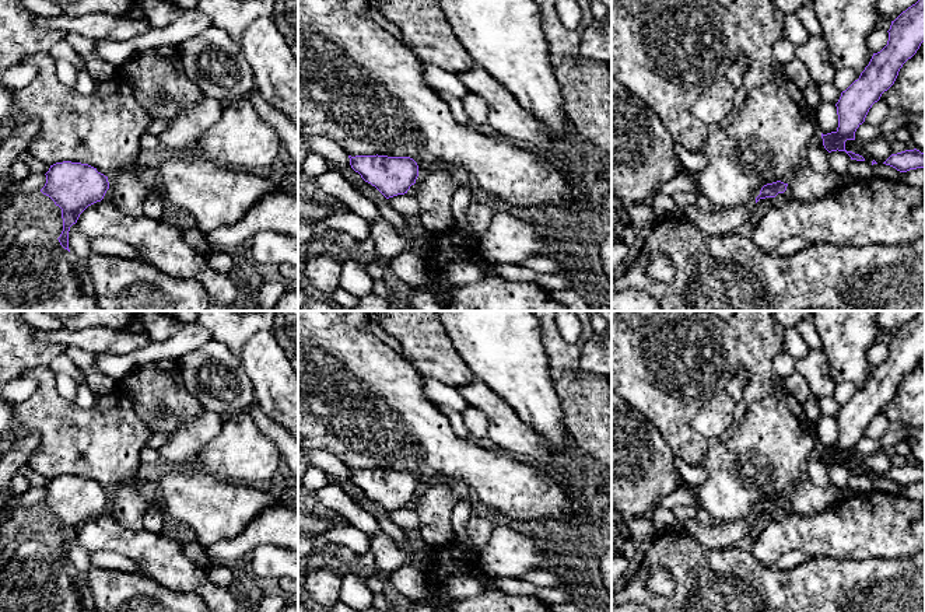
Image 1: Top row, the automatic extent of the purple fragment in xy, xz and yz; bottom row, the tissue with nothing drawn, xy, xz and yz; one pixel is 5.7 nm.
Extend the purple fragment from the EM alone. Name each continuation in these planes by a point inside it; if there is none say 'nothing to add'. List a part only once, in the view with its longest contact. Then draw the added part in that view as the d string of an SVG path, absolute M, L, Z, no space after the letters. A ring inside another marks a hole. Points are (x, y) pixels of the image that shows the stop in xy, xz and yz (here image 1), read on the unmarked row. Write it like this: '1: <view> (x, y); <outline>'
1: yz (725, 534); M756 513L747 520L714 525L702 525L695 520L676 521L676 529L687 531L708 548L728 546L735 545L750 531L754 518Z

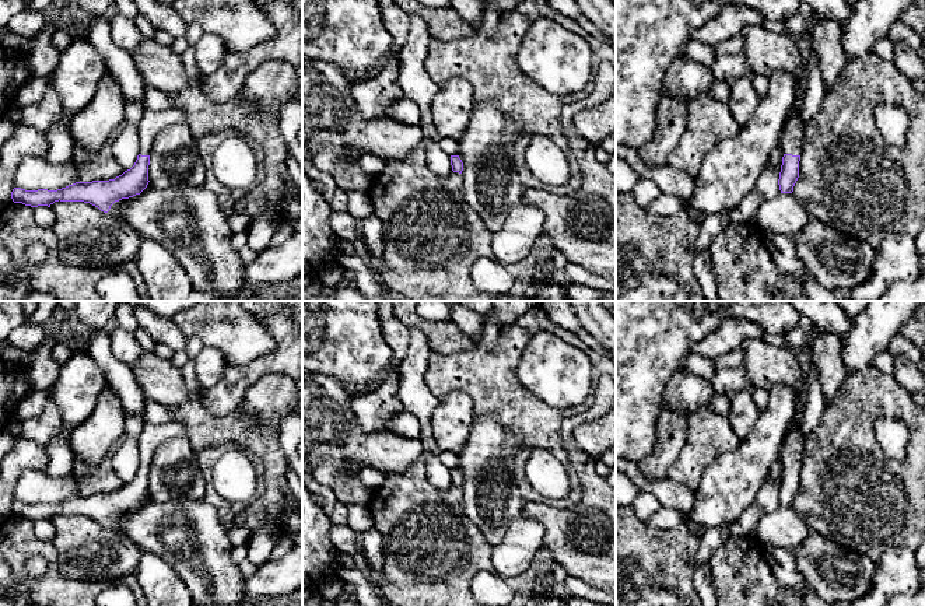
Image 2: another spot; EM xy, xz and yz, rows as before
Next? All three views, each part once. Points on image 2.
1: yz (792, 449); M798 428L784 437L781 445L784 467L800 469L805 456L805 441Z

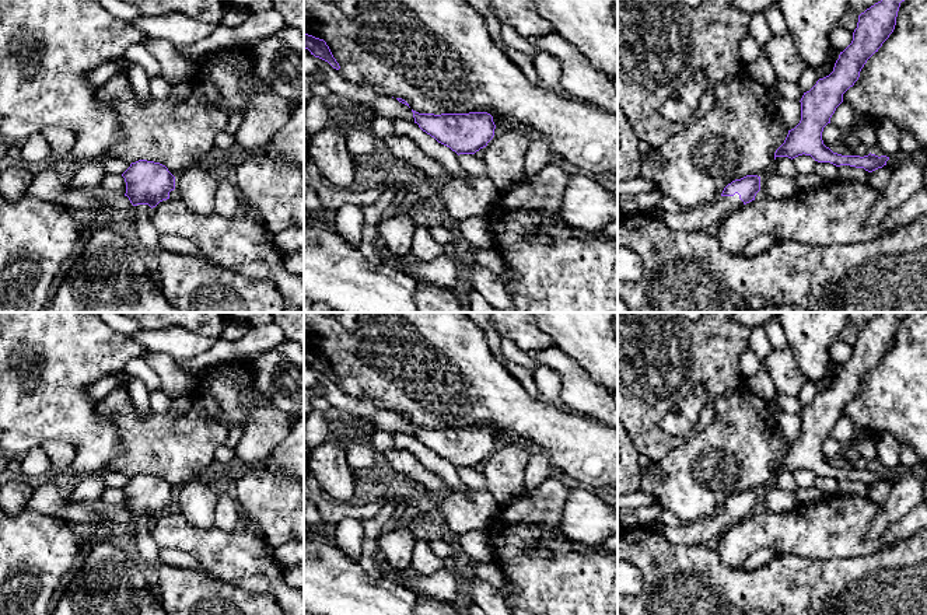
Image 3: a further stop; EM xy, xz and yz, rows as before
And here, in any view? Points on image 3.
1: yz (699, 533); M735 507L734 510L720 510L714 517L697 523L667 527L657 520L647 527L662 534L675 545L704 545L709 539L721 535L730 525L741 520L744 520L744 516Z

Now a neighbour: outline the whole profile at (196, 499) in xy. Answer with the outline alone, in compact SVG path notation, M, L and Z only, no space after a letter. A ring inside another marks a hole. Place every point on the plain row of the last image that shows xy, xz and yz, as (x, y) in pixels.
M196 478L175 490L175 503L189 523L210 530L214 527L217 496L210 482Z

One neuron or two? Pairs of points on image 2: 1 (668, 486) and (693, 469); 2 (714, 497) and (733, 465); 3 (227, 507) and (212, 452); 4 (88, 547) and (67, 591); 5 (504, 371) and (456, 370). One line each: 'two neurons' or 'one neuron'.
1: two neurons
2: one neuron
3: one neuron
4: two neurons
5: one neuron

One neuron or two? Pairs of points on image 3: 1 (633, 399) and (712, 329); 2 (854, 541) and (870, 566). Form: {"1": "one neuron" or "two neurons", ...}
{"1": "one neuron", "2": "two neurons"}

